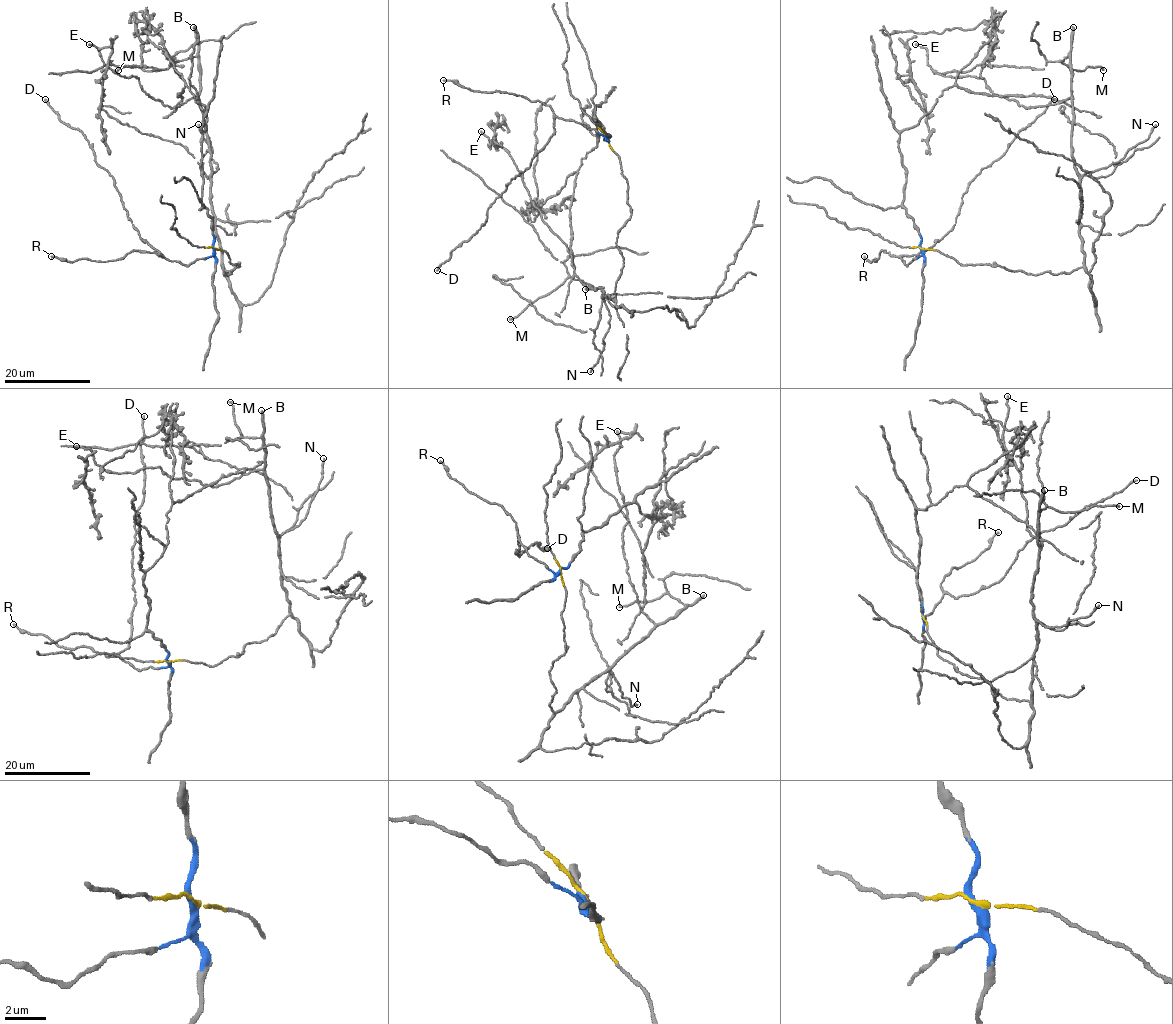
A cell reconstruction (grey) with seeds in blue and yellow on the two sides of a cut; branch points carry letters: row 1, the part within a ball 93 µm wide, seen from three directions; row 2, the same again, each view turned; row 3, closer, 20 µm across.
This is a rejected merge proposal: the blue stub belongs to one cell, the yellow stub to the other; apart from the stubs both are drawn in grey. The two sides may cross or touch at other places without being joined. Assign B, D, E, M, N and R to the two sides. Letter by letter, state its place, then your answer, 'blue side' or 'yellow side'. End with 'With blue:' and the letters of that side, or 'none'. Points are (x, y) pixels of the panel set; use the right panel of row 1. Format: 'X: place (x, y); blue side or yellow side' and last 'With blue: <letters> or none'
B: place (1073, 27); yellow side
D: place (1054, 99); blue side
E: place (915, 44); yellow side
M: place (1103, 70); yellow side
N: place (1155, 124); yellow side
R: place (864, 256); blue side
With blue: D, R

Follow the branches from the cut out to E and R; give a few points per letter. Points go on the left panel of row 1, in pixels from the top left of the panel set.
E: (213, 248), (239, 264), (228, 275), (201, 107), (191, 98), (170, 107), (151, 98), (88, 44)
R: (213, 248), (211, 256), (196, 259), (187, 265), (138, 250), (101, 262), (81, 259), (67, 261), (51, 256)

